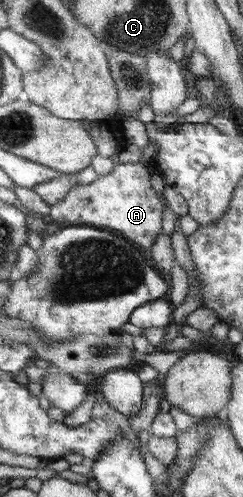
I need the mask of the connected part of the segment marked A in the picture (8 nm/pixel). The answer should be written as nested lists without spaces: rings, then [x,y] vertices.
[[[140,163],[118,164],[113,173],[100,176],[93,184],[74,186],[67,198],[52,206],[48,221],[63,226],[87,225],[125,237],[133,245],[149,252],[163,230],[163,200],[155,192],[149,170]]]

